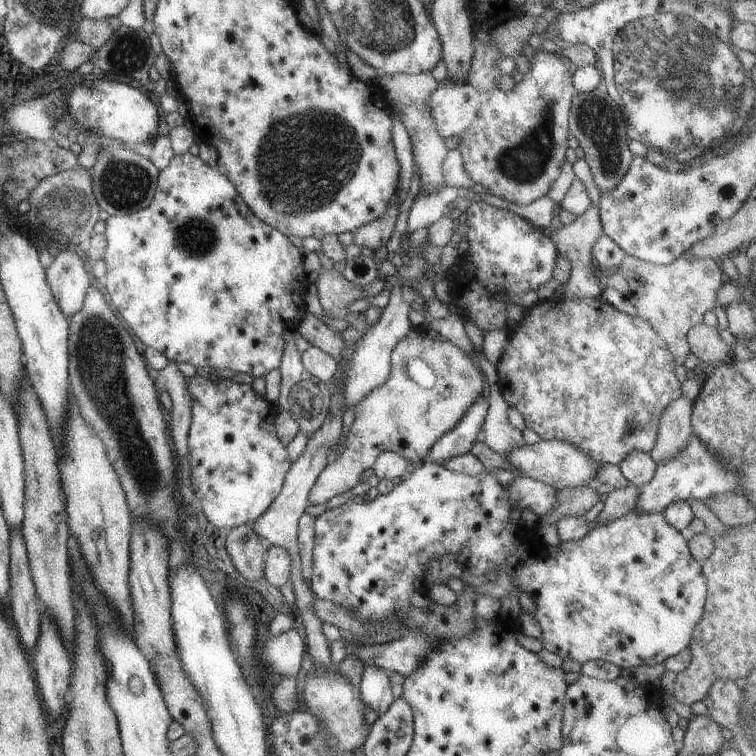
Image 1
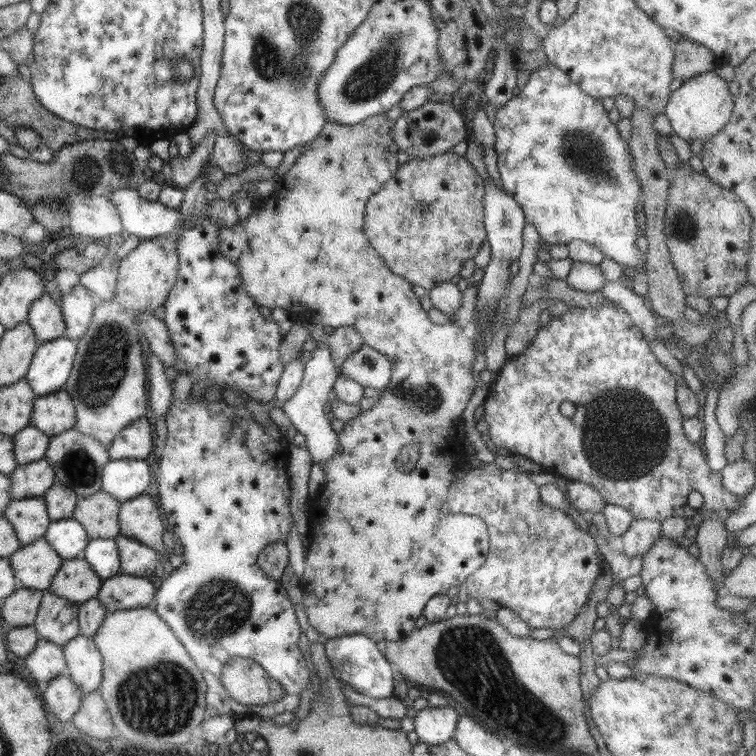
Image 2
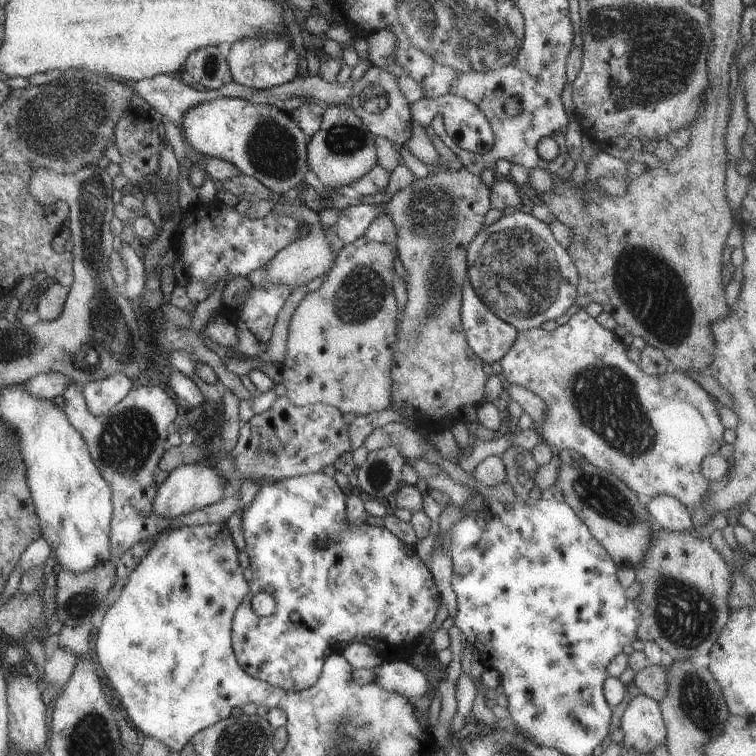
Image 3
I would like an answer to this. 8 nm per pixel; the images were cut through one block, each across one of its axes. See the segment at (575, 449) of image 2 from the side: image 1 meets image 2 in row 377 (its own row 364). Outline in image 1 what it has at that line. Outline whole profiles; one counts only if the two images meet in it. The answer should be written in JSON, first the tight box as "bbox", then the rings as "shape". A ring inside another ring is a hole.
{"bbox":[495,296,683,465],"shape":[[[600,296],[594,299],[565,300],[562,297],[552,297],[545,300],[537,300],[533,306],[528,307],[519,322],[518,328],[507,336],[507,343],[503,353],[495,364],[496,385],[503,396],[503,400],[509,407],[515,408],[523,417],[526,428],[533,430],[540,440],[565,440],[573,444],[577,450],[587,454],[597,464],[617,465],[628,452],[638,450],[648,453],[655,444],[659,415],[671,400],[683,396],[681,394],[681,383],[675,377],[674,358],[667,348],[667,344],[657,336],[657,332],[649,326],[649,323],[637,316],[619,312],[613,306],[609,306]]]}

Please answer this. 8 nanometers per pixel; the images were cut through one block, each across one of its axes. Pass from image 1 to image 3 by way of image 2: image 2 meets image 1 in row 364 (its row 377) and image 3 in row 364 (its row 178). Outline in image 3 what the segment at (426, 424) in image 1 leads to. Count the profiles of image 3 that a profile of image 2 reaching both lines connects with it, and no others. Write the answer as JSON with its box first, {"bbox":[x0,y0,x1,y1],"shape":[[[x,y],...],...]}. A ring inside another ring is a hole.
{"bbox":[279,236,397,416],"shape":[[[358,236],[357,240],[344,244],[337,255],[335,255],[332,267],[326,272],[325,278],[320,286],[313,291],[307,292],[302,298],[297,307],[294,309],[288,324],[286,349],[283,362],[279,364],[280,375],[282,378],[281,384],[285,387],[284,395],[288,398],[291,404],[296,407],[321,403],[334,406],[341,414],[349,412],[355,416],[366,415],[375,411],[380,411],[387,408],[390,403],[390,376],[389,365],[393,352],[395,352],[394,344],[397,344],[396,339],[396,321],[397,321],[397,306],[393,299],[393,291],[391,284],[393,282],[393,251],[395,246],[367,241],[364,236]]]}

